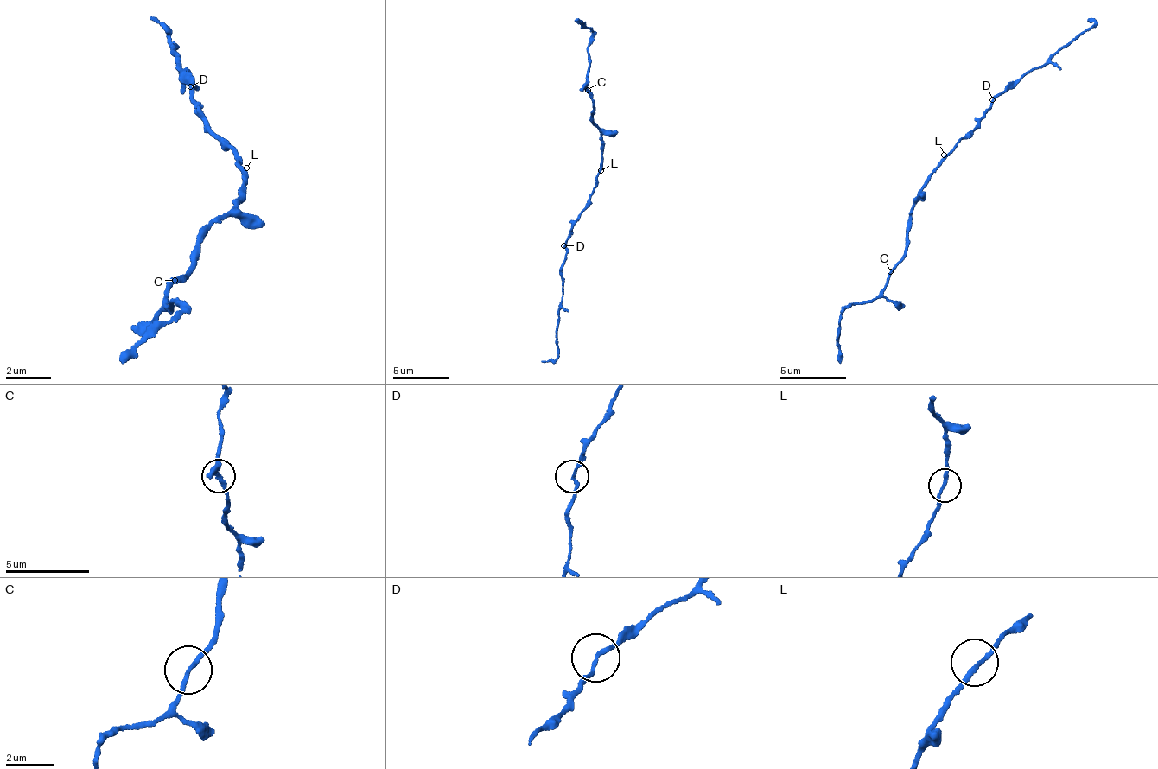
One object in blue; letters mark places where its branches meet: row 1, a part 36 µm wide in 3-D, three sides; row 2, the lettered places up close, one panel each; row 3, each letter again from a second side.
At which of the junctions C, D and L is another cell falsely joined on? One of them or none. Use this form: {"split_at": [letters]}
{"split_at": []}

